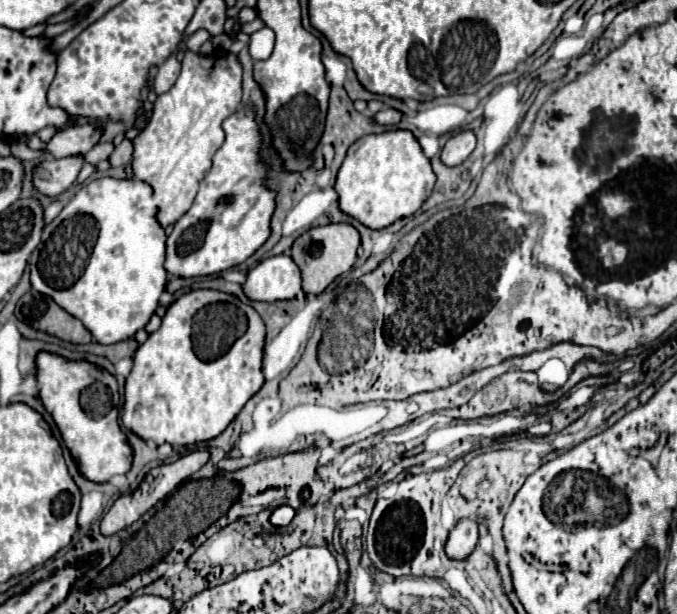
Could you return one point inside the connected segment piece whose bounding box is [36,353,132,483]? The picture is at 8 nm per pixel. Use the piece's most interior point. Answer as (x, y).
(100, 449)

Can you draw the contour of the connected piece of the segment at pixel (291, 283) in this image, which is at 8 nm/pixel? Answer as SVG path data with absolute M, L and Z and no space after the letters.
M274 255L260 261L250 273L244 283L244 293L252 301L282 301L294 299L300 287L300 269L292 261L290 255Z

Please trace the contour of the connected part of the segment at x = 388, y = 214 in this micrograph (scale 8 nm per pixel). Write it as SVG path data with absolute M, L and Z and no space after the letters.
M394 129L358 139L348 149L334 189L338 193L340 211L358 219L368 229L382 229L398 219L414 215L432 195L434 183L436 175L414 135L410 131Z

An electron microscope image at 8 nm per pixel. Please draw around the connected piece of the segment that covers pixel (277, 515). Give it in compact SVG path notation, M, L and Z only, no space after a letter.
M282 505L282 507L278 507L278 509L274 509L274 511L272 511L270 521L272 521L272 525L276 525L276 527L284 527L284 525L288 525L288 523L292 521L294 513L296 513L296 511L294 511L292 507Z

